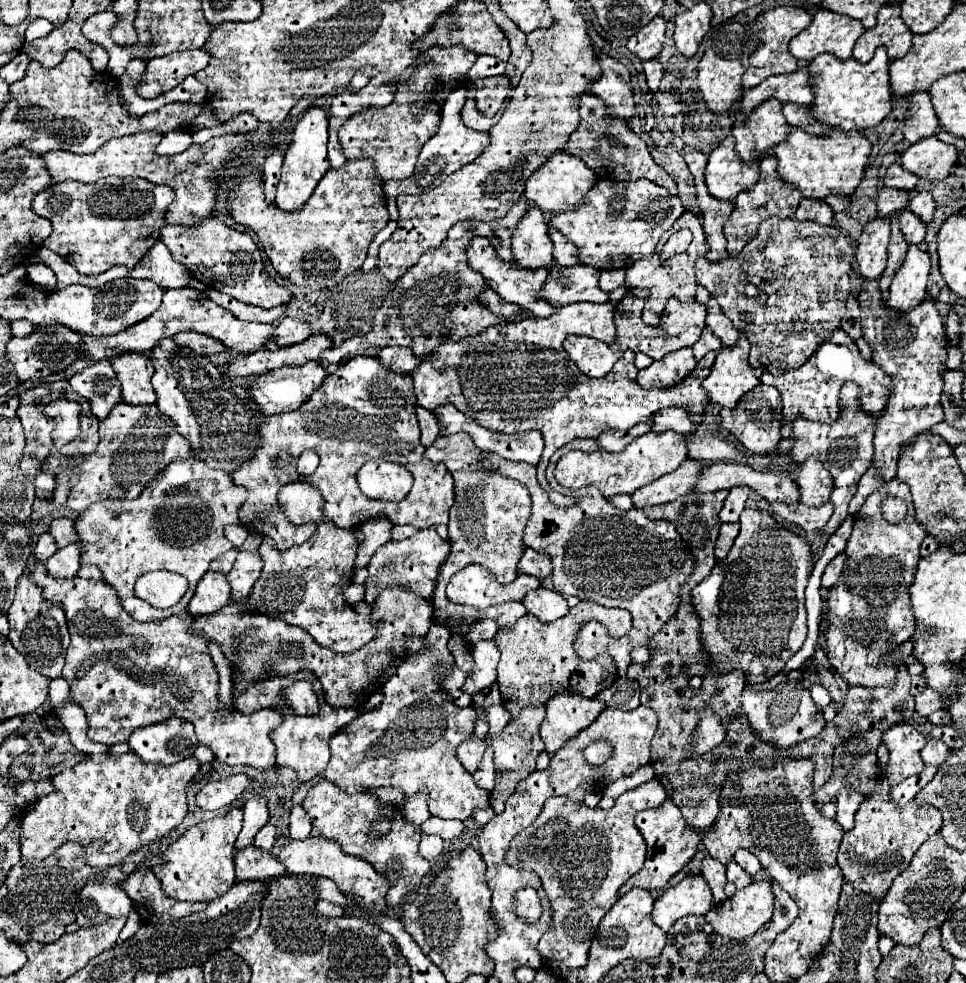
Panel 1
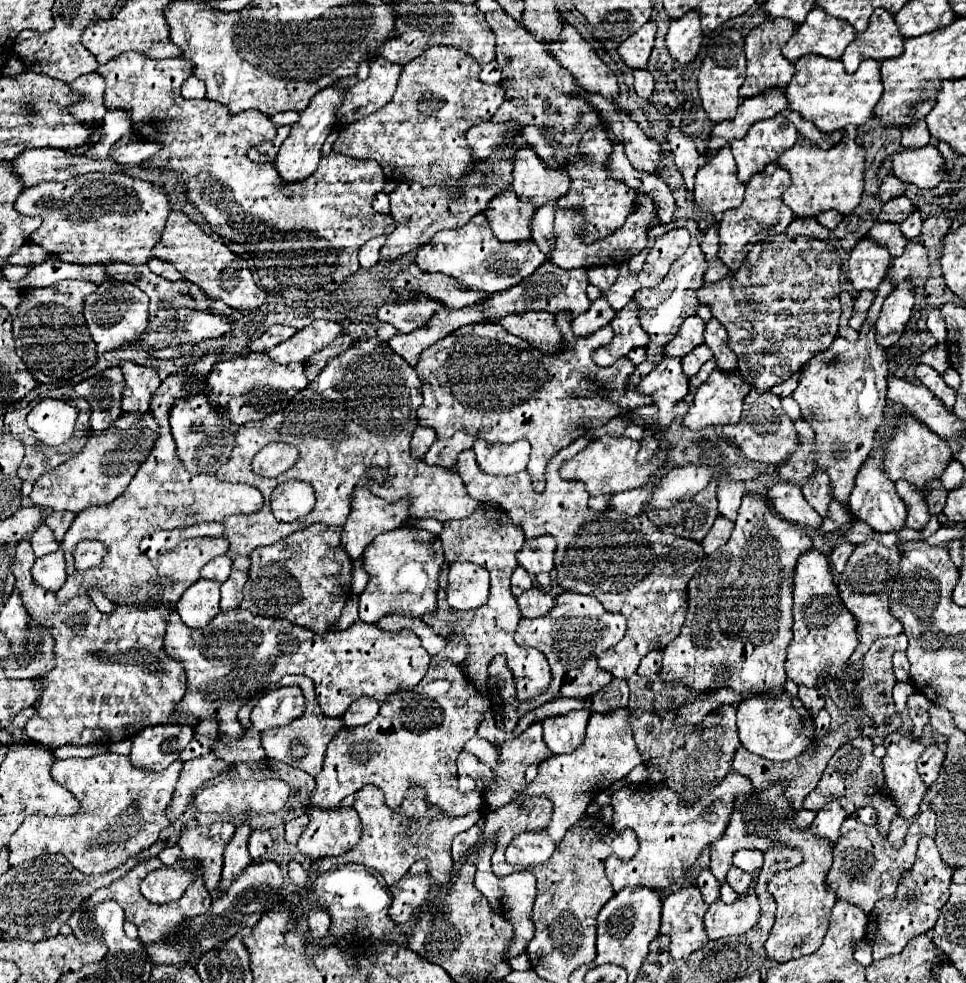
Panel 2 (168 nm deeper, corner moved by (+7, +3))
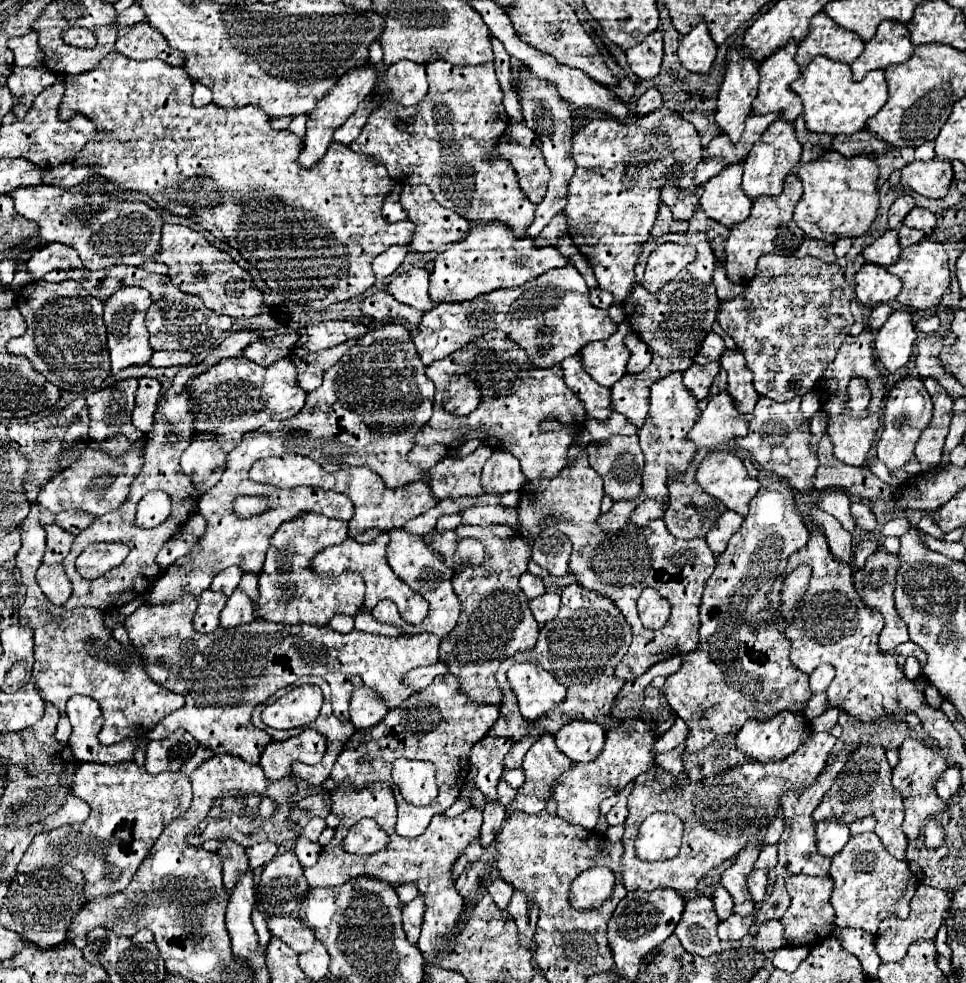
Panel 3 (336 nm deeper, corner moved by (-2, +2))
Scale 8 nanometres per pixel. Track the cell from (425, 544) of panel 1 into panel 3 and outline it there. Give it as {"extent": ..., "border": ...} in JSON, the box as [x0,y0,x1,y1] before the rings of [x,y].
{"extent":[373,528,459,636],"border":[[[395,528],[389,532],[391,540],[387,544],[387,562],[393,568],[393,572],[413,588],[413,592],[419,592],[427,602],[429,602],[429,614],[425,616],[425,620],[421,624],[407,624],[397,608],[395,602],[391,600],[381,600],[373,610],[373,618],[377,622],[387,622],[387,624],[395,624],[399,626],[405,634],[419,634],[419,632],[431,632],[435,636],[447,636],[447,632],[451,632],[457,624],[459,618],[459,600],[451,588],[451,576],[453,570],[445,564],[443,556],[439,556],[439,552],[435,552],[421,536],[415,536],[403,528]]]}

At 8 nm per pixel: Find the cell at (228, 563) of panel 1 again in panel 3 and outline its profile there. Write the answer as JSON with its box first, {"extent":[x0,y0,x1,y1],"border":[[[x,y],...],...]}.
{"extent":[211,566,243,596],"border":[[[229,566],[229,568],[221,570],[221,572],[213,578],[211,588],[213,588],[213,590],[221,590],[221,592],[225,592],[227,596],[231,596],[231,592],[239,586],[241,574],[243,574],[243,572],[241,572],[237,566]]]}

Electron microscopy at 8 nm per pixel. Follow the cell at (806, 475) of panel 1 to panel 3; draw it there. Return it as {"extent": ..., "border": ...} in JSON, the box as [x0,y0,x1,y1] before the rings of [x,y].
{"extent":[819,488,855,532],"border":[[[831,488],[831,490],[825,490],[821,492],[821,498],[819,498],[819,508],[831,516],[835,516],[841,526],[849,532],[855,530],[855,520],[851,520],[849,516],[849,504],[851,500],[847,502],[847,492],[839,490],[839,488]]]}

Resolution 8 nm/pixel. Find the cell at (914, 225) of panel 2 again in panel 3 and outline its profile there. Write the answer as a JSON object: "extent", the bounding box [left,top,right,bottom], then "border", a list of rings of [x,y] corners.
{"extent":[899,226,925,248],"border":[[[907,226],[899,228],[899,244],[901,244],[901,248],[907,248],[907,246],[919,242],[921,238],[925,238],[925,234],[919,232],[919,230],[913,230],[913,228],[907,228]]]}

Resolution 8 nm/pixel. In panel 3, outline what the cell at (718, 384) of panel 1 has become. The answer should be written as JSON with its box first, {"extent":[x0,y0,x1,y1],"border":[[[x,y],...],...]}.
{"extent":[689,392,747,448],"border":[[[719,392],[713,396],[705,410],[701,410],[697,424],[689,430],[689,440],[697,444],[697,448],[715,448],[717,444],[725,444],[731,438],[747,434],[747,420],[733,402],[727,392]]]}

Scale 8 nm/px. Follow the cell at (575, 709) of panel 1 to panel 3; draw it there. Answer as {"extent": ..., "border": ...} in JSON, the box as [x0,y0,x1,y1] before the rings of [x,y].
{"extent":[555,720,605,762],"border":[[[573,720],[555,734],[555,742],[573,762],[591,762],[603,750],[605,730],[595,722]]]}

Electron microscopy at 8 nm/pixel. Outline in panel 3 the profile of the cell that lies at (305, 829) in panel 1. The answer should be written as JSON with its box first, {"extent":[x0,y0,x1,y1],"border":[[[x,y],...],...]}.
{"extent":[301,818,325,842],"border":[[[311,818],[311,820],[307,822],[307,826],[303,828],[301,836],[305,836],[305,838],[311,840],[311,842],[317,842],[317,838],[319,838],[319,834],[321,834],[323,828],[325,828],[325,820],[323,820],[323,818]]]}

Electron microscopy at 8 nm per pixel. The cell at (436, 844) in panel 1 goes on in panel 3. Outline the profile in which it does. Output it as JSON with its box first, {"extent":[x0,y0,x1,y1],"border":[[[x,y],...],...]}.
{"extent":[397,882,419,904],"border":[[[409,882],[409,884],[397,886],[397,894],[399,894],[399,900],[405,904],[405,902],[411,902],[419,892],[417,892],[417,886]]]}

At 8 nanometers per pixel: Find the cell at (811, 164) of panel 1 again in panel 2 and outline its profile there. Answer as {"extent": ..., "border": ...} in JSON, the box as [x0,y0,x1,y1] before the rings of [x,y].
{"extent":[778,135,864,217],"border":[[[844,135],[842,143],[836,147],[824,151],[816,145],[812,145],[808,139],[798,137],[796,145],[784,151],[778,159],[778,165],[786,169],[792,177],[792,185],[782,195],[782,201],[794,211],[796,217],[818,217],[824,211],[838,211],[840,215],[850,215],[864,191],[864,149]]]}

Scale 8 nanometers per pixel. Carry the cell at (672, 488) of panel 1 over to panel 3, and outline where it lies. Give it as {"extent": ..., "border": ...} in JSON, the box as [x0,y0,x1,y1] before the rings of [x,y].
{"extent":[599,500,635,530],"border":[[[619,500],[613,504],[613,508],[609,512],[599,516],[599,522],[605,530],[621,530],[629,522],[629,516],[633,510],[635,510],[635,502]]]}

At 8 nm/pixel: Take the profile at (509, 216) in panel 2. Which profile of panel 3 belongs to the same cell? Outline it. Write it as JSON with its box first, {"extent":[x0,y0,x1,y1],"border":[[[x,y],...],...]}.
{"extent":[349,60,537,238],"border":[[[437,60],[427,64],[427,80],[429,92],[419,104],[381,104],[379,108],[375,108],[367,124],[363,126],[363,132],[349,144],[349,148],[357,154],[365,154],[375,158],[377,162],[383,162],[389,176],[401,186],[425,184],[441,206],[455,210],[471,222],[499,220],[513,230],[515,238],[523,238],[529,228],[527,224],[531,224],[535,218],[537,206],[529,202],[527,196],[523,196],[511,164],[503,158],[493,158],[497,140],[503,134],[503,128],[507,128],[509,124],[509,116],[505,112],[505,106],[501,104],[503,92],[495,78],[493,62],[487,62],[483,66],[455,66]]]}

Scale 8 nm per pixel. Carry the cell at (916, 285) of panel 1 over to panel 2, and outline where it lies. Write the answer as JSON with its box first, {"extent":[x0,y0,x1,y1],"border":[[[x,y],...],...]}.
{"extent":[876,281,914,349],"border":[[[904,281],[884,301],[880,317],[876,321],[876,335],[880,347],[890,349],[898,343],[910,319],[912,305],[914,305],[914,289],[910,287],[908,281]]]}

